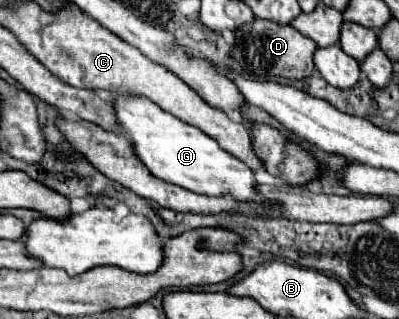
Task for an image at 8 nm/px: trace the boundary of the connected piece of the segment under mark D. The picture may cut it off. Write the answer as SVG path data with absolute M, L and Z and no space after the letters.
M256 18L234 32L236 44L230 48L230 58L234 58L240 68L250 76L250 80L268 80L282 76L288 80L304 80L314 72L314 50L318 48L310 38L302 36L296 28L288 24L274 24L272 20Z

